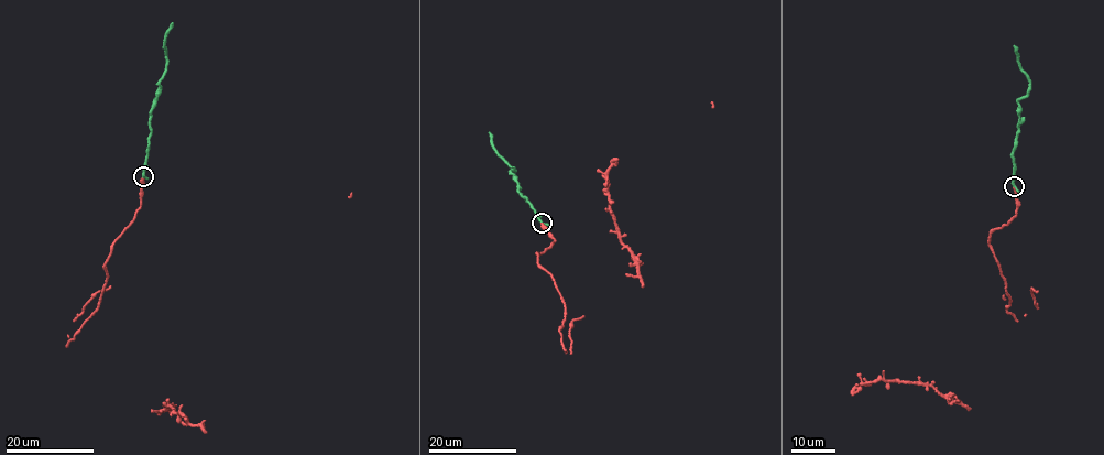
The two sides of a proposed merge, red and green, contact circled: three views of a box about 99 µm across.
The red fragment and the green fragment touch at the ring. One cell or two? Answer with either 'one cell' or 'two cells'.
one cell

